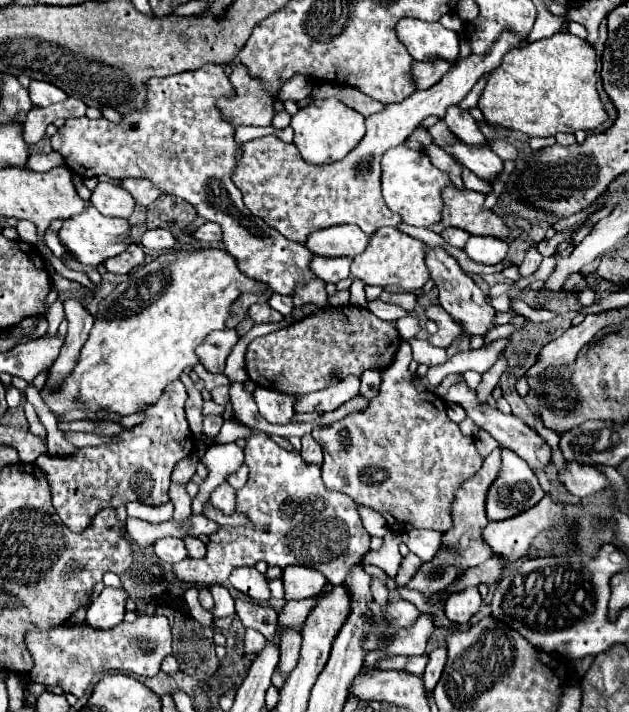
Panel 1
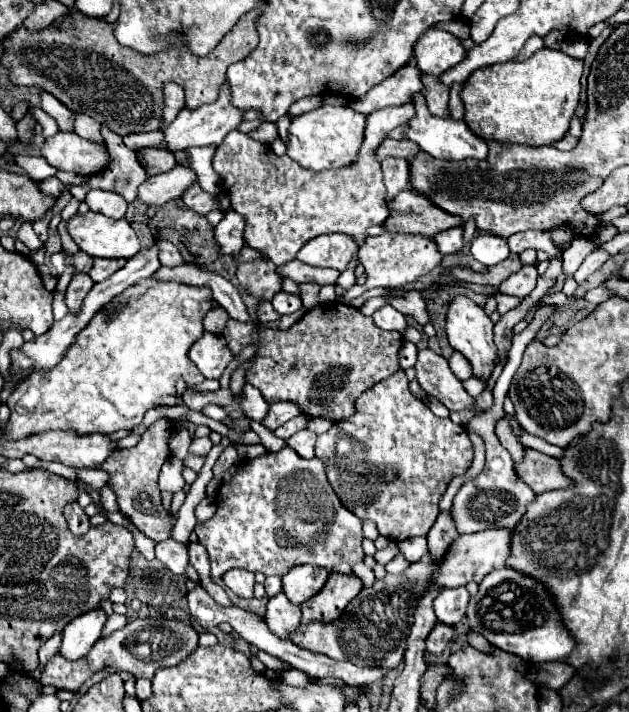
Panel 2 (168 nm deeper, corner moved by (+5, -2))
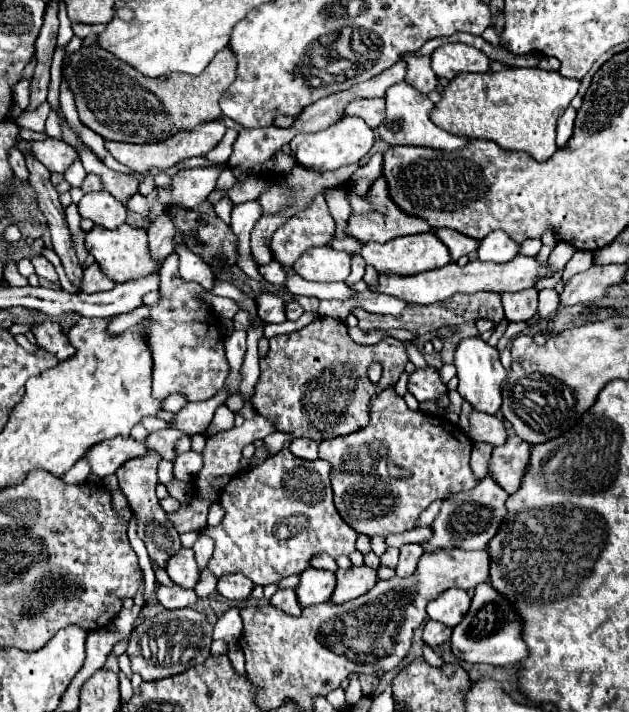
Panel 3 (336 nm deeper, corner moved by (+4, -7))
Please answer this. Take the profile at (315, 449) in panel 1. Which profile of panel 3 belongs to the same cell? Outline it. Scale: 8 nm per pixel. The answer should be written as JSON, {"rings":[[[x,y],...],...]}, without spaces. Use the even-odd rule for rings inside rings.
{"rings":[[[297,438],[291,442],[289,450],[303,460],[315,460],[317,458],[317,442],[309,440],[309,438]]]}

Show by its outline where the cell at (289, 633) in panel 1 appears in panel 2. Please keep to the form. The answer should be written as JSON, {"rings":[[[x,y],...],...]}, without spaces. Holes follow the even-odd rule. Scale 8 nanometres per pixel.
{"rings":[[[278,593],[276,597],[270,597],[268,611],[264,615],[266,625],[270,625],[270,631],[276,637],[290,639],[290,633],[298,629],[300,625],[300,607],[290,603],[284,593]]]}

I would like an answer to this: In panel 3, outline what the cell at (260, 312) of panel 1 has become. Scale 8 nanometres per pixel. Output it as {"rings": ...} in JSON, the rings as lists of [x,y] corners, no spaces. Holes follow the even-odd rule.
{"rings":[[[261,294],[255,298],[257,302],[257,314],[267,324],[271,322],[285,322],[285,300],[275,294]]]}

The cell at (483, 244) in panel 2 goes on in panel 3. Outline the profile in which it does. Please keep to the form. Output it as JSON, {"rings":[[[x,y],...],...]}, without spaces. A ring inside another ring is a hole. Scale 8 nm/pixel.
{"rings":[[[495,230],[481,240],[477,254],[481,260],[507,262],[519,254],[519,248],[521,244],[515,244],[515,240],[509,234],[505,234],[503,230]]]}

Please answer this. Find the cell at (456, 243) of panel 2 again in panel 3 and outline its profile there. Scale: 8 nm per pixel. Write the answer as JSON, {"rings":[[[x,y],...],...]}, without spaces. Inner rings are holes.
{"rings":[[[439,228],[439,230],[435,230],[435,234],[437,234],[437,238],[449,248],[453,262],[457,262],[459,256],[471,254],[471,252],[475,252],[475,250],[479,248],[479,240],[473,240],[473,238],[469,238],[469,236],[463,236],[463,234],[459,234],[457,230]]]}

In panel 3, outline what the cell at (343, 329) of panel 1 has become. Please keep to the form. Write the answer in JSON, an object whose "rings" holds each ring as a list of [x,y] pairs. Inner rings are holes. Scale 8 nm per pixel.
{"rings":[[[321,316],[297,332],[273,336],[269,340],[269,344],[271,346],[269,346],[267,356],[261,358],[261,376],[253,388],[251,404],[257,414],[271,418],[271,422],[275,422],[277,432],[287,432],[293,438],[305,436],[315,442],[331,440],[331,438],[345,436],[345,434],[365,428],[369,424],[371,400],[379,392],[383,392],[387,386],[393,386],[397,382],[397,378],[401,376],[401,372],[409,360],[403,342],[399,342],[395,338],[383,338],[381,342],[377,342],[373,346],[363,346],[349,338],[347,326],[341,320],[321,318]],[[371,362],[379,362],[383,366],[383,376],[377,384],[373,384],[367,378],[367,366]]]}

